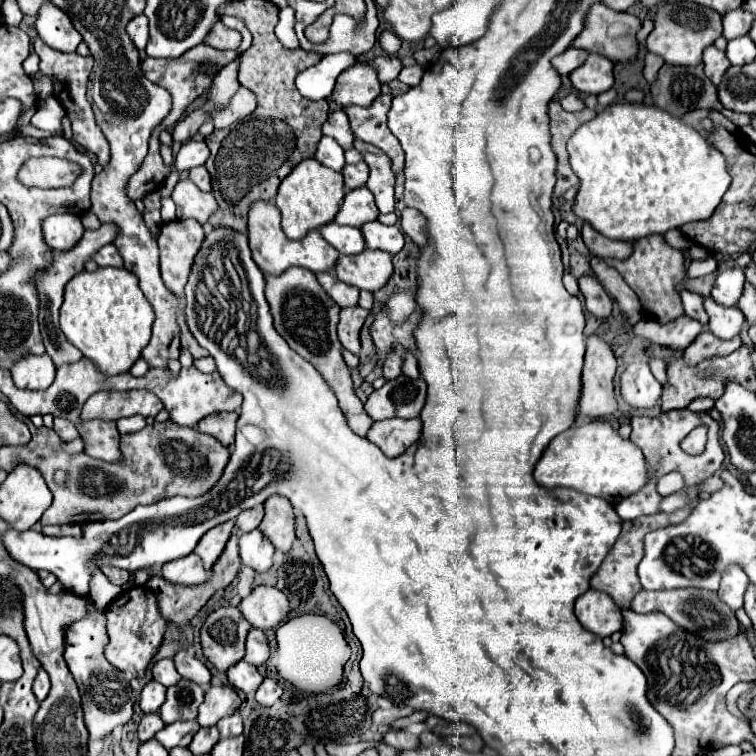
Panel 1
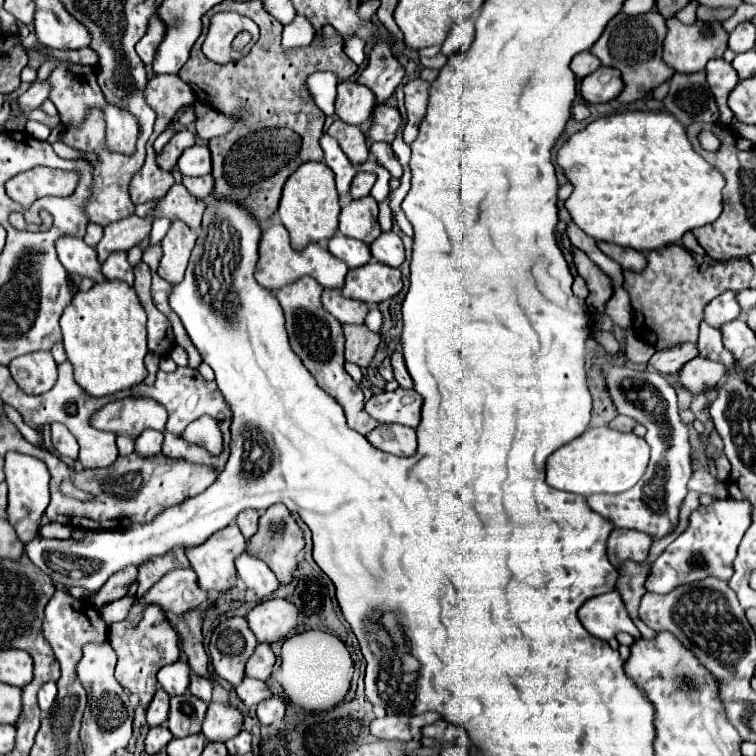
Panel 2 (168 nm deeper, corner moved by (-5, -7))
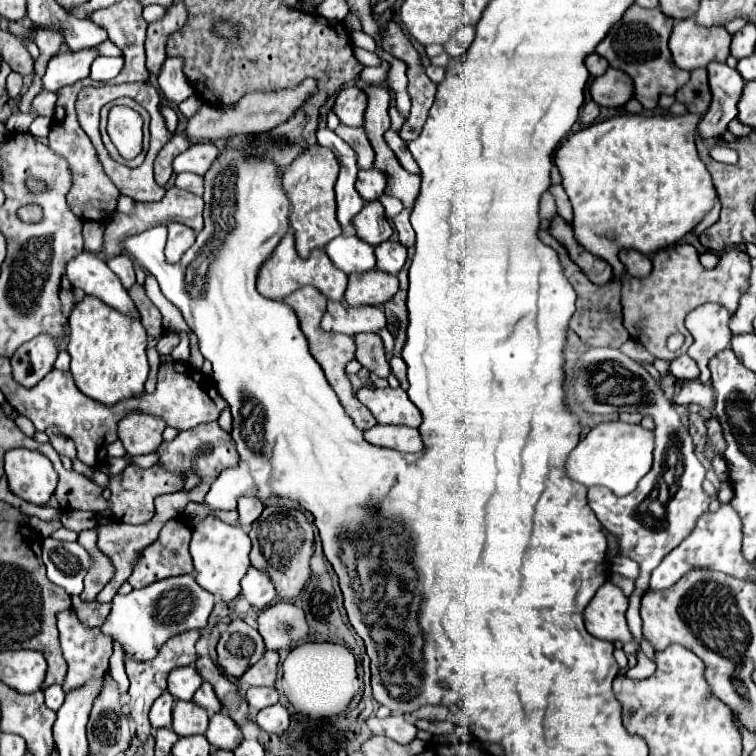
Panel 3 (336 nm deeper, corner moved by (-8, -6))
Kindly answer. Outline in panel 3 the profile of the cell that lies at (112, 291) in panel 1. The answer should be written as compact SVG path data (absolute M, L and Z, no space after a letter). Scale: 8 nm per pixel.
M86 295L74 305L68 323L68 353L72 357L70 371L84 395L104 405L114 405L144 391L150 367L146 359L146 331L140 317L132 319L132 315L120 315L120 311L112 311L112 307L100 303L100 299Z

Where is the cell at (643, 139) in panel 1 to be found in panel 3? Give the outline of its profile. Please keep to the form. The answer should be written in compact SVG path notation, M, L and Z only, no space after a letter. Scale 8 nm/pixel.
M686 113L686 115L654 115L654 117L646 117L646 115L618 115L618 117L612 117L608 121L602 121L602 123L594 123L586 129L580 129L576 133L570 133L564 143L558 147L556 155L554 155L554 163L562 175L562 185L570 197L570 203L572 203L572 209L574 209L574 223L572 223L572 229L574 229L574 235L576 239L594 255L602 257L604 261L608 261L614 269L614 275L618 277L618 281L622 281L622 275L624 275L624 265L618 261L618 251L620 249L636 249L640 253L646 253L646 255L652 255L654 249L664 249L668 245L674 245L678 243L680 239L684 239L684 235L688 235L706 215L708 211L714 207L716 203L716 189L714 189L714 183L712 183L712 177L706 169L706 165L702 163L696 147L694 147L694 131L696 131L696 125L698 125L698 115L692 115L692 113Z

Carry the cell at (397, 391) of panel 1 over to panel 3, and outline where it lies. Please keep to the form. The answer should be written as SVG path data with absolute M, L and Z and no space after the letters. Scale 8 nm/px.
M362 387L356 397L360 403L364 403L378 423L384 425L408 425L408 427L420 427L422 415L416 409L416 405L408 399L408 393L398 387L386 387L386 389L368 389Z

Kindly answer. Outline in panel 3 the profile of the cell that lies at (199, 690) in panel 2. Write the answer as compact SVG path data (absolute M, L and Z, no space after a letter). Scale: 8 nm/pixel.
M202 683L200 689L194 693L194 703L198 703L200 707L204 707L210 715L218 713L222 707L220 707L220 701L216 699L216 693L212 691L212 685L210 683Z

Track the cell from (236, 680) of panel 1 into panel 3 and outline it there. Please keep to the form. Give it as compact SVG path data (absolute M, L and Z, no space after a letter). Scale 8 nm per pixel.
M248 687L246 701L250 705L250 711L256 713L264 707L274 705L278 701L278 691L276 691L276 687Z

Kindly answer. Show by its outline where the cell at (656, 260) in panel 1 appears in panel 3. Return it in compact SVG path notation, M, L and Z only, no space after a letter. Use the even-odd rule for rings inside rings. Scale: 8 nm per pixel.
M688 243L672 245L666 249L660 249L652 255L652 273L644 279L624 275L622 279L622 307L624 307L624 327L628 329L630 337L644 345L654 357L672 361L678 355L684 355L686 349L692 345L692 335L684 327L684 317L696 309L698 305L704 305L708 301L720 303L728 307L730 311L736 311L738 299L744 293L744 287L748 287L748 275L750 275L750 257L746 251L740 249L728 249L720 255L720 261L714 269L704 269L698 261L696 249ZM682 333L684 345L680 351L672 353L666 347L666 341L670 335Z

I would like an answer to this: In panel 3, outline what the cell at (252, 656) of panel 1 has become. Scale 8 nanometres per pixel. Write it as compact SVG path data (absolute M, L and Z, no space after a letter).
M266 651L264 657L254 663L242 677L240 683L242 685L266 685L272 687L274 679L276 679L276 667L278 667L278 653L276 651Z

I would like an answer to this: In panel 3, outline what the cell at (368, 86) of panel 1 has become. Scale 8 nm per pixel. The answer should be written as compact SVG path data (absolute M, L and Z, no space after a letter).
M352 85L352 87L344 87L338 93L332 111L338 115L340 123L350 125L350 127L362 127L364 125L366 103L368 103L366 93Z

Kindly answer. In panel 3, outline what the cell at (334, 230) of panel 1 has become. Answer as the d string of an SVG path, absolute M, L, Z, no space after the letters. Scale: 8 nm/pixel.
M340 235L326 245L326 253L346 275L364 273L376 267L374 247L354 235Z

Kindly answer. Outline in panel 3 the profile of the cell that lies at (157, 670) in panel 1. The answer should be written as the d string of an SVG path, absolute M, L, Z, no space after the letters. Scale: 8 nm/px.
M194 665L176 667L168 675L168 691L174 695L174 699L190 701L200 685L202 685L202 677L198 675Z

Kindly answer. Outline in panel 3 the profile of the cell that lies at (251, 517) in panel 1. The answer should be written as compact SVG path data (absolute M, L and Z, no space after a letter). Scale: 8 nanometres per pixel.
M240 497L238 499L238 521L240 521L240 525L246 531L250 531L250 525L260 517L262 509L264 509L262 501L252 499L252 497Z

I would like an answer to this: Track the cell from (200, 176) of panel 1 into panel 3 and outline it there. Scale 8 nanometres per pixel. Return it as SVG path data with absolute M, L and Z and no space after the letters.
M180 173L176 177L176 187L186 189L186 191L190 191L194 195L202 195L202 191L204 191L204 177L196 175L196 173Z

